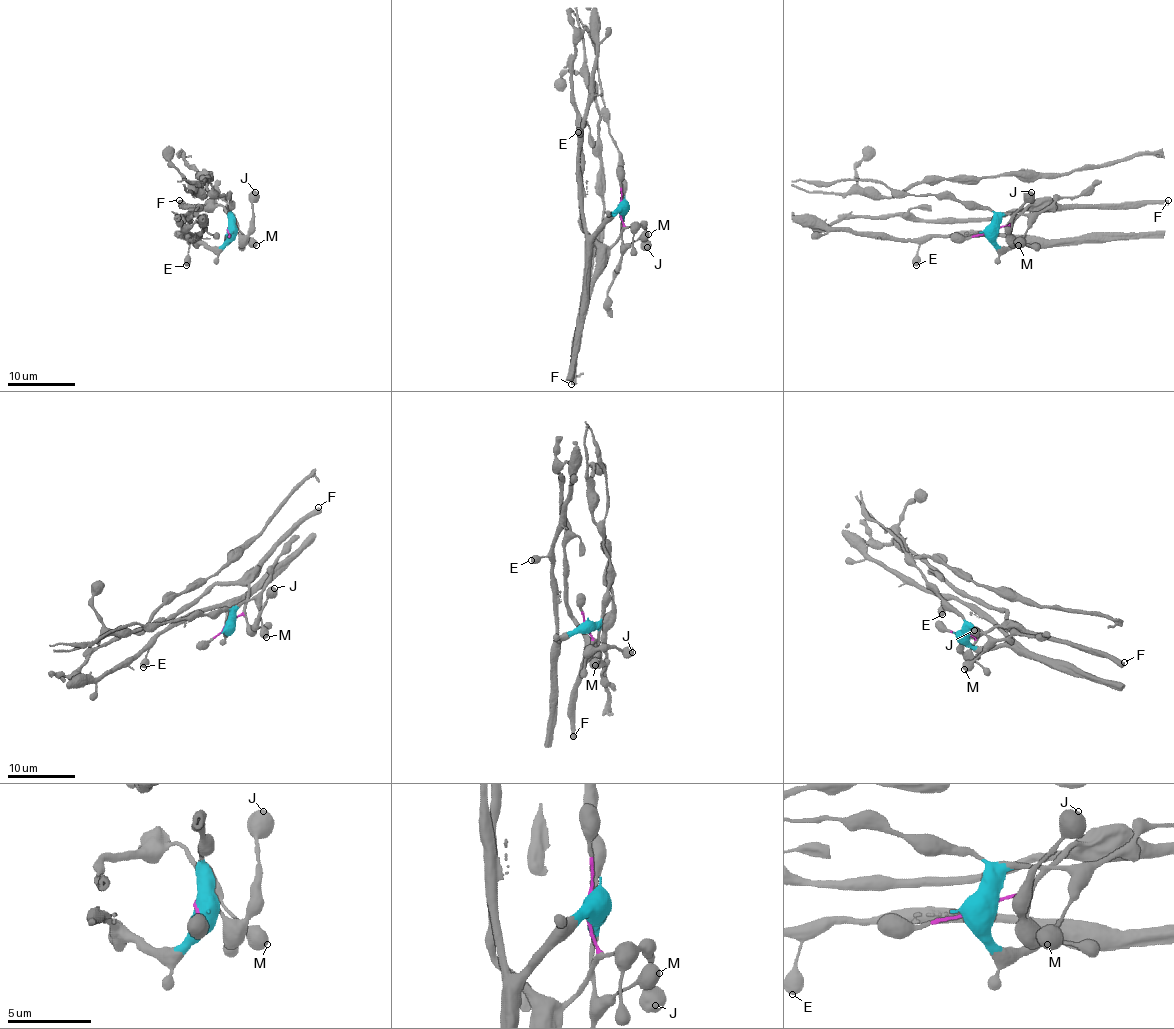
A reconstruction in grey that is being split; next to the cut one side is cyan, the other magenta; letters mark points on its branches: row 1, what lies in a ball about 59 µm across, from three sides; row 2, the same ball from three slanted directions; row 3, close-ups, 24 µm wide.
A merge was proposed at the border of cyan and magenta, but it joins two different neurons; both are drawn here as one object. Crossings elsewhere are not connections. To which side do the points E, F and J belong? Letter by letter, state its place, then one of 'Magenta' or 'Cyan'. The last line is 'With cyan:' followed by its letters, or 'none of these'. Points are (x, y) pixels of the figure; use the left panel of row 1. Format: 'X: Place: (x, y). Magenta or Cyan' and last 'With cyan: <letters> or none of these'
E: Place: (186, 265). Cyan
F: Place: (179, 200). Magenta
J: Place: (255, 192). Magenta
With cyan: E

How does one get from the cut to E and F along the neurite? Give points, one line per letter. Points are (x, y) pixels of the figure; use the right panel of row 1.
E: (991, 230), (999, 247), (1011, 247), (1018, 240), (996, 235), (928, 237), (918, 249), (916, 266)
F: (991, 230), (1010, 225), (1030, 205), (1164, 203), (1167, 200)

